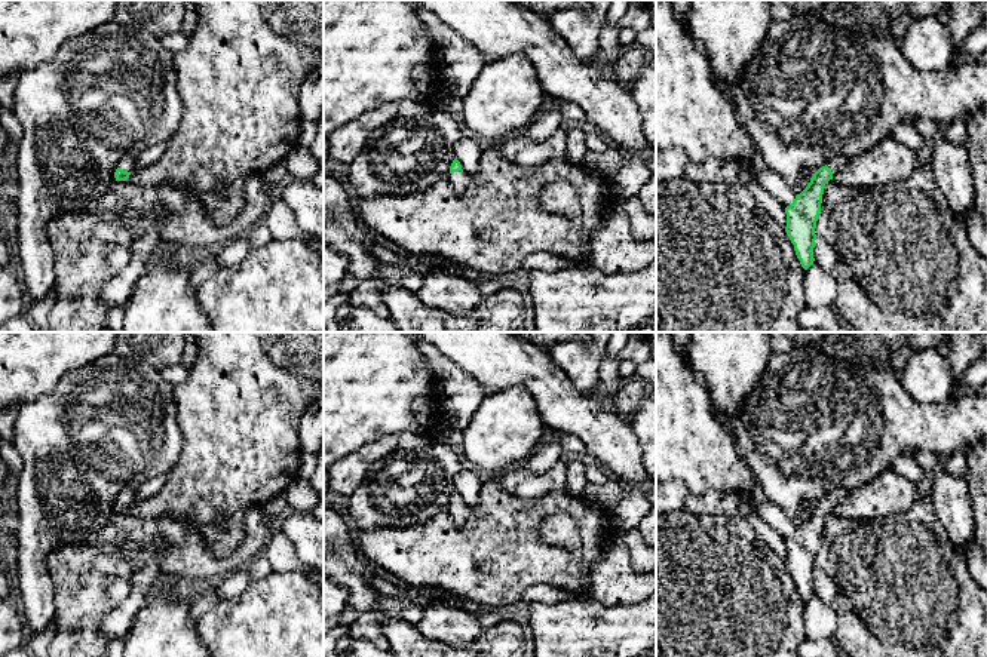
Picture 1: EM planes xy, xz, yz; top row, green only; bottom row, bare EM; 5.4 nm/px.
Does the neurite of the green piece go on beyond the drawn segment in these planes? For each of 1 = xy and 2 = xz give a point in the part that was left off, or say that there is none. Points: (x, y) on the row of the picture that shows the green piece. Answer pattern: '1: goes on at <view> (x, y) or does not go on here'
1: goes on at xy (126, 162)
2: goes on at xz (462, 183)

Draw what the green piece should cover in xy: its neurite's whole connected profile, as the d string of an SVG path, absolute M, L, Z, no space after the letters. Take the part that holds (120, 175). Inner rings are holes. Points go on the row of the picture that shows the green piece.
M128 154L119 160L117 169L114 172L116 181L128 181L129 175L135 169L135 159L137 159L137 156Z

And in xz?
M457 159L450 166L448 179L459 196L473 196L476 187L468 172L462 169Z

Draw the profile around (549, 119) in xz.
M552 102L530 123L527 128L527 135L534 141L543 141L558 131L563 122L564 117L560 107L557 102Z

